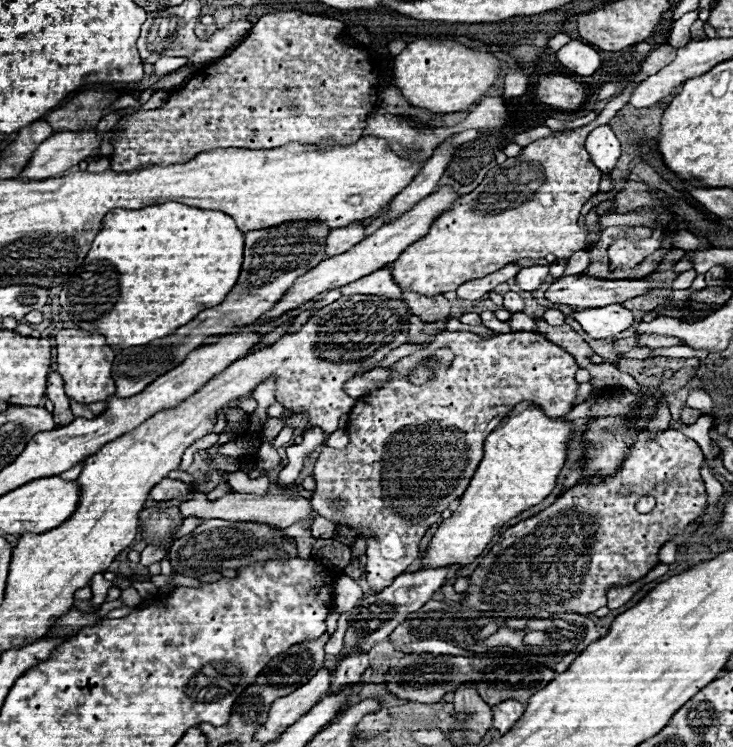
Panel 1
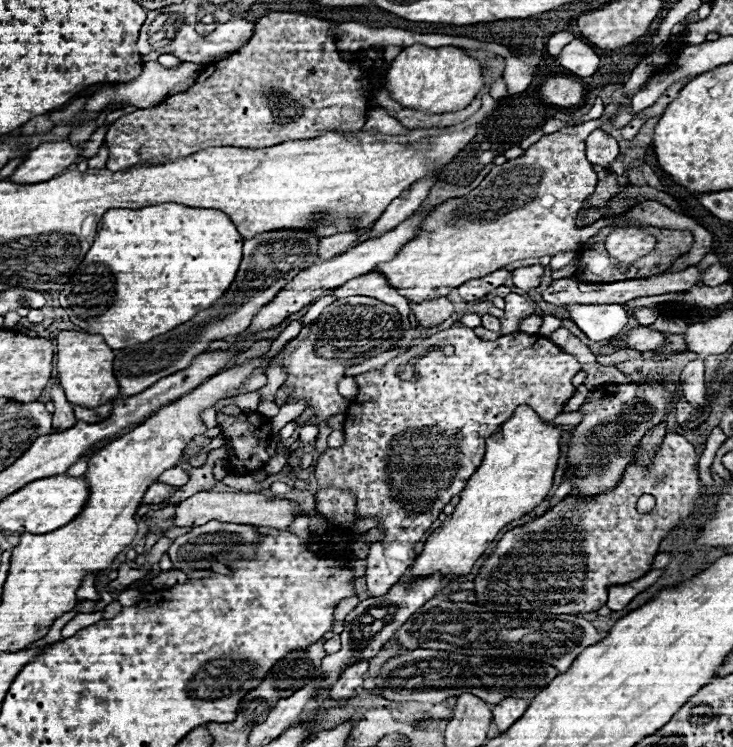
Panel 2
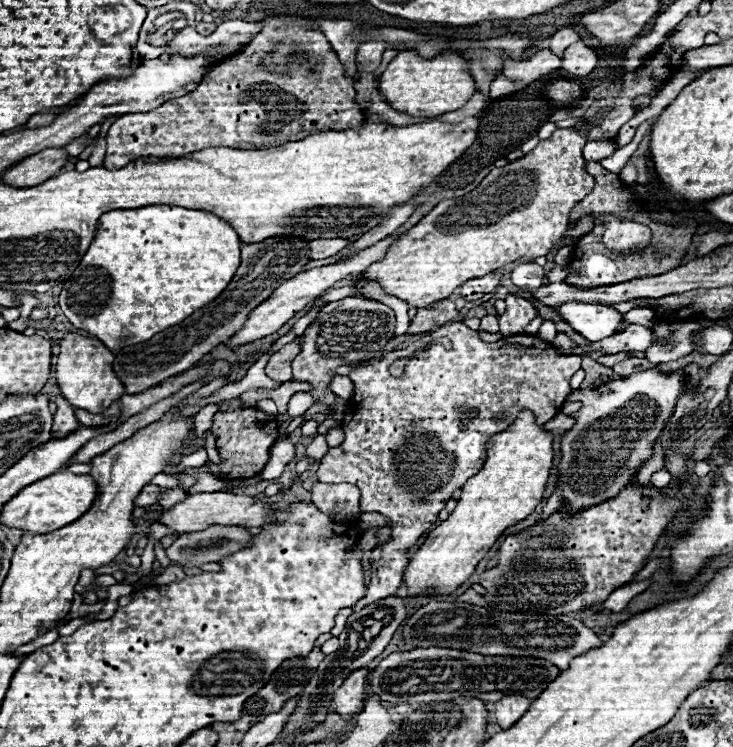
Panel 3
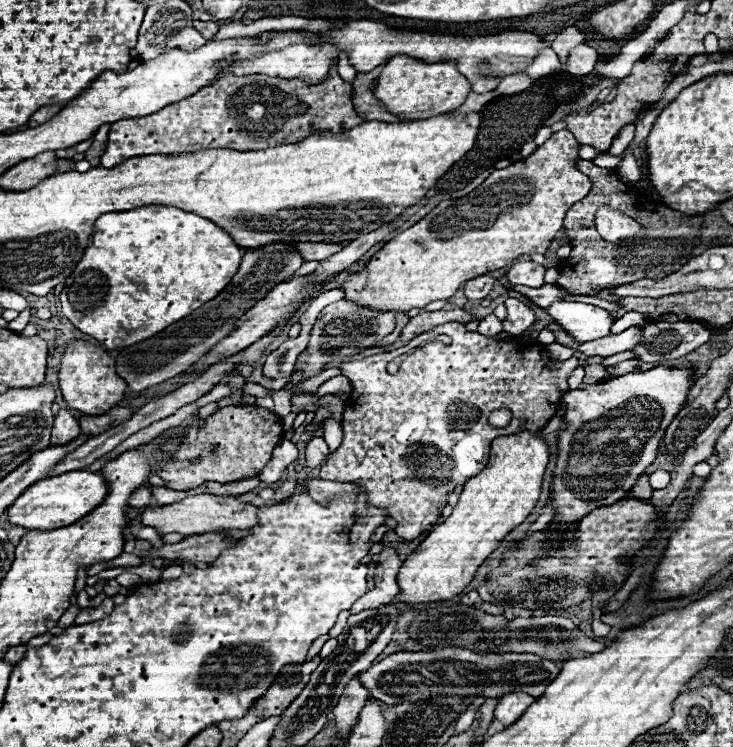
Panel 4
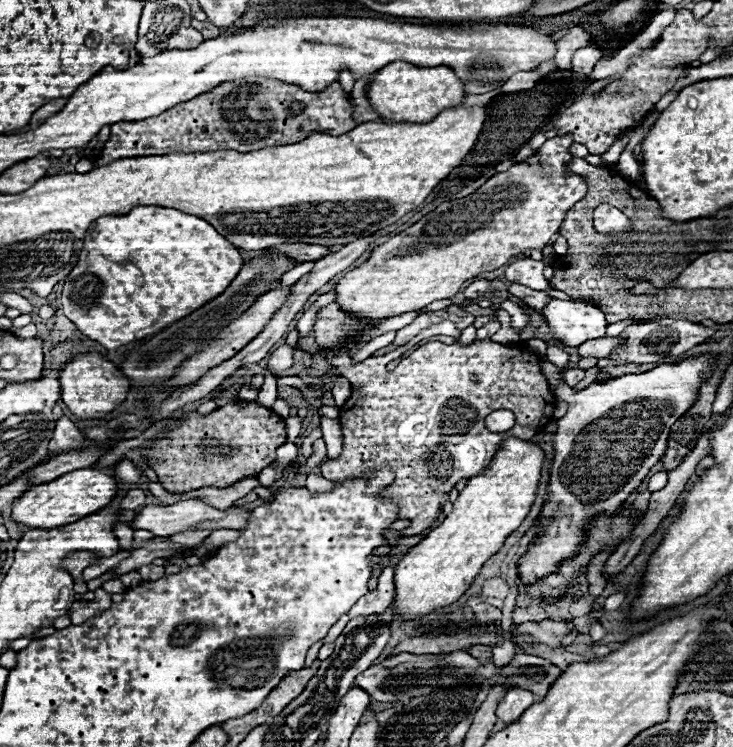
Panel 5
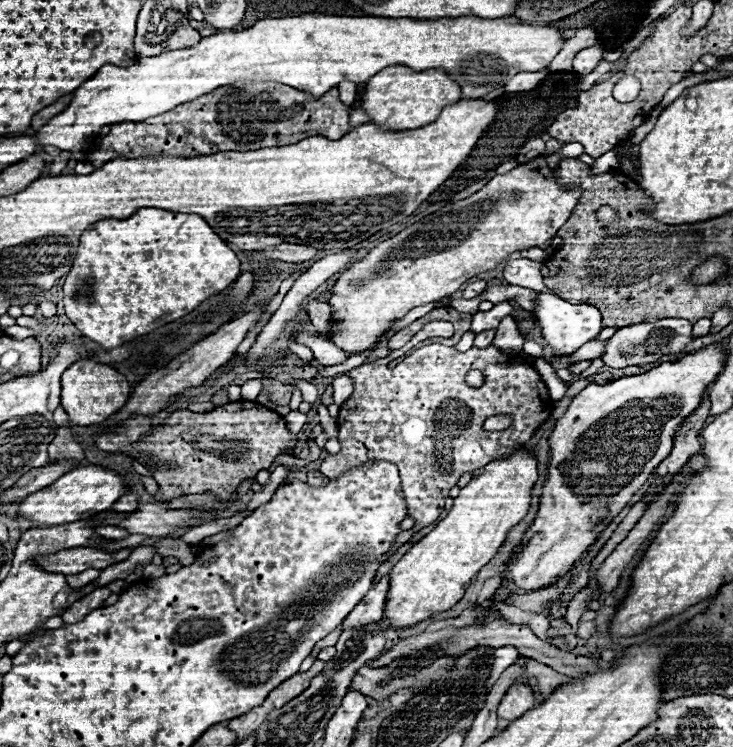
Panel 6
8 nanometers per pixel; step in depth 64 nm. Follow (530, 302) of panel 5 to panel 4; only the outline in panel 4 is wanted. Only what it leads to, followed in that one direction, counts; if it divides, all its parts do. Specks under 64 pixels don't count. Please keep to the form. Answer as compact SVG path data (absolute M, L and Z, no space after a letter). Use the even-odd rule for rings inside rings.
M546 284L546 286L542 286L542 288L534 288L534 290L530 290L530 288L526 288L526 286L512 286L516 292L520 292L520 294L524 294L528 300L532 300L536 306L540 306L540 308L548 308L550 304L554 304L554 302L558 302L558 300L562 300L568 292L564 290L564 288L560 288L558 284Z

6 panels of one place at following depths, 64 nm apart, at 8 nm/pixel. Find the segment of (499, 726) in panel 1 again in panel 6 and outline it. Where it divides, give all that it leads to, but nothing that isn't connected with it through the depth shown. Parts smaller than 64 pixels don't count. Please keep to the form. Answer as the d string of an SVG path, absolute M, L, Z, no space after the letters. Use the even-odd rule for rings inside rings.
M512 684L498 706L498 718L516 720L534 706L534 692L526 684Z

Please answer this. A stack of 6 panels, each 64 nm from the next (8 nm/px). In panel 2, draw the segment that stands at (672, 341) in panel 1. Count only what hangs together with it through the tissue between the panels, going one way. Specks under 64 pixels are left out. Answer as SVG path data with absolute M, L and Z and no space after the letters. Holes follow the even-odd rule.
M638 326L632 332L628 332L620 342L626 342L626 348L646 352L646 350L656 350L656 348L664 346L668 340L660 332L654 332L654 330L648 330L644 326Z

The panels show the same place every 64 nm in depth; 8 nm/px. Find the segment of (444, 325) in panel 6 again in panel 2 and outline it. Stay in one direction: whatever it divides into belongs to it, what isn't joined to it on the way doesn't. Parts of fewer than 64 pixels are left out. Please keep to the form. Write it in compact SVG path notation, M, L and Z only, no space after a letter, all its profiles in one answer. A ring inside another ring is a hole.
M460 326L430 338L442 336L454 346L454 356L442 356L438 346L416 346L418 358L412 360L410 354L404 354L378 370L356 376L360 392L352 400L350 410L346 410L346 442L340 448L326 448L316 462L314 476L318 490L338 488L352 492L356 496L356 518L376 518L378 528L384 532L384 538L370 546L366 558L366 584L370 596L386 594L386 590L404 576L406 568L414 564L414 544L420 542L424 532L438 520L444 506L462 492L468 478L482 464L484 440L512 416L516 406L528 404L542 420L550 422L562 414L566 402L576 392L572 378L580 372L578 360L540 334L514 332L498 340L482 340L470 328ZM406 362L416 366L416 382L406 382L398 376L400 364Z

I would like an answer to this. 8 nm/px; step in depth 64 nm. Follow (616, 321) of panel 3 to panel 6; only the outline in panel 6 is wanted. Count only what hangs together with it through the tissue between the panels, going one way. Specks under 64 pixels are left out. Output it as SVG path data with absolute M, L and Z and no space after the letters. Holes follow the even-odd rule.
M542 292L538 296L538 306L534 308L534 316L538 318L538 324L542 328L542 336L546 338L546 344L552 346L554 356L568 356L576 352L584 342L596 338L602 332L602 314L598 308L590 304L570 304L554 294Z

